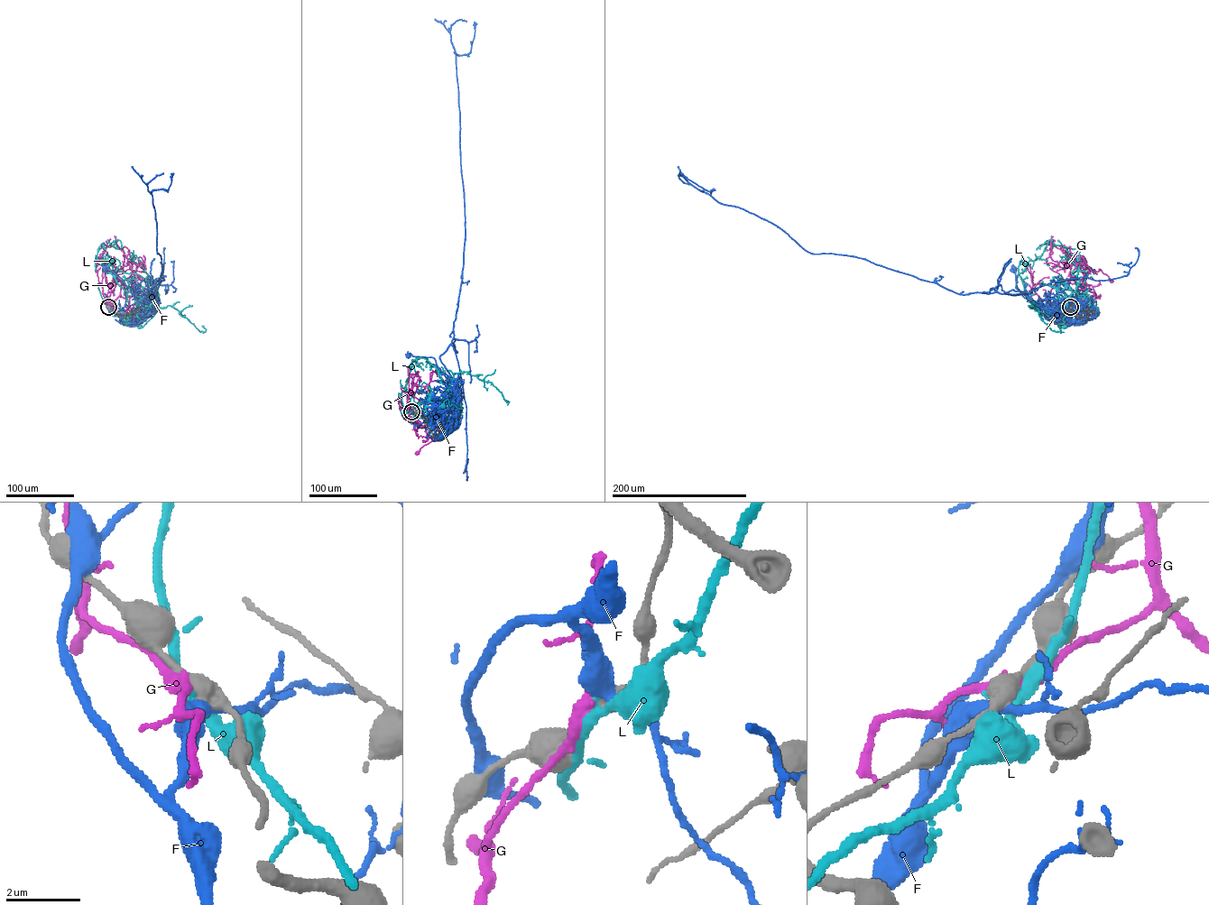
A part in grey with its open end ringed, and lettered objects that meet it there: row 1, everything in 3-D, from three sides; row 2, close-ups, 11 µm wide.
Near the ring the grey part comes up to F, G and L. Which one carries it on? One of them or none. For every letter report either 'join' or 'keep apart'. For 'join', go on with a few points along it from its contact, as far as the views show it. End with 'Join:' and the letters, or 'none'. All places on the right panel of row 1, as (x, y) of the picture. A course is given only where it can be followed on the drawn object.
F: keep apart
G: join; it runs (1070, 307), (1073, 302), (1085, 298), (1083, 256), (1093, 272), (1100, 269), (1111, 281)
L: keep apart
Join: G

